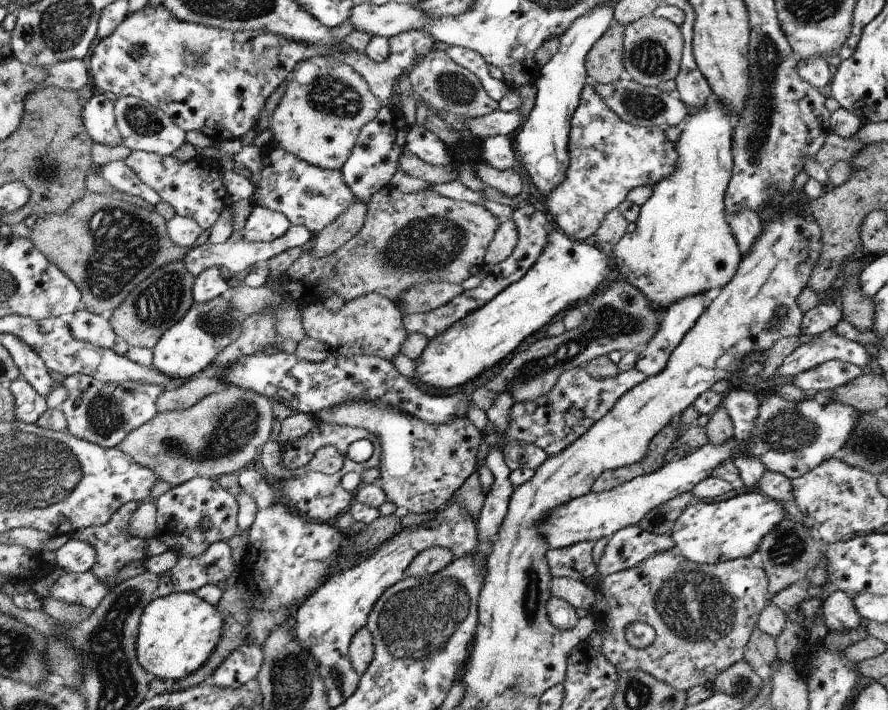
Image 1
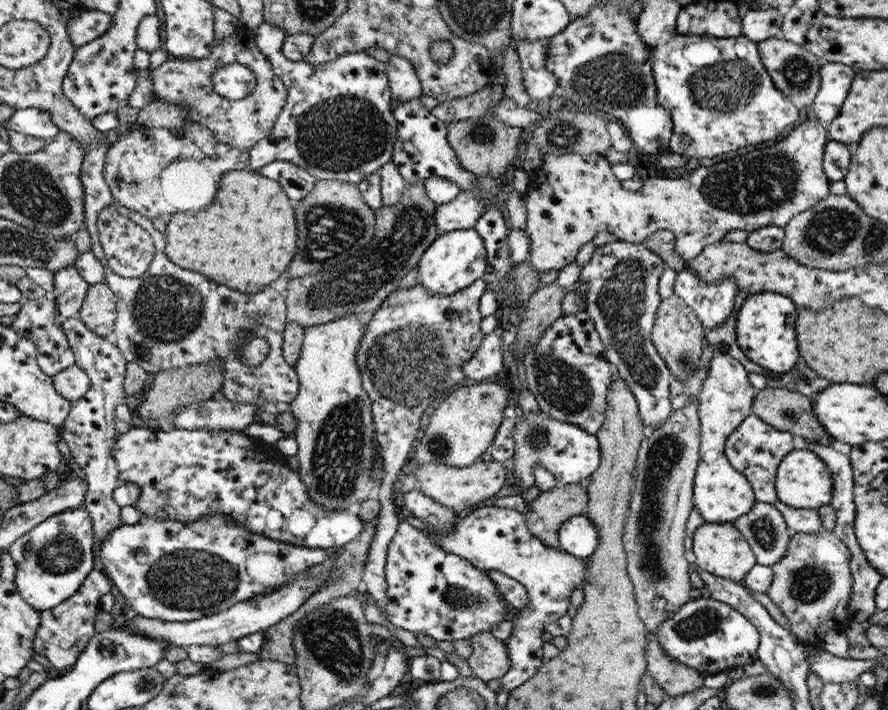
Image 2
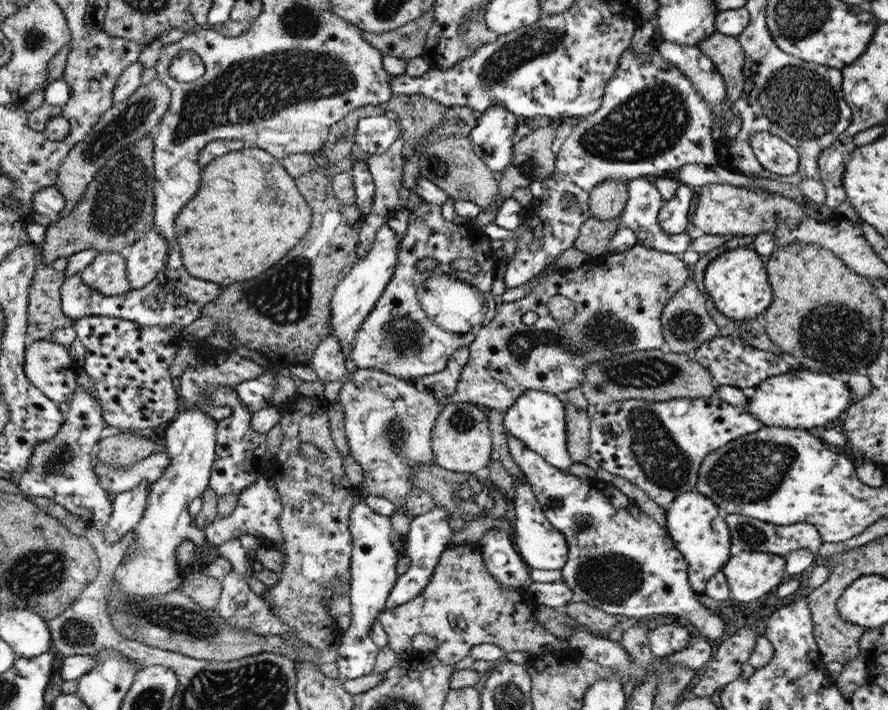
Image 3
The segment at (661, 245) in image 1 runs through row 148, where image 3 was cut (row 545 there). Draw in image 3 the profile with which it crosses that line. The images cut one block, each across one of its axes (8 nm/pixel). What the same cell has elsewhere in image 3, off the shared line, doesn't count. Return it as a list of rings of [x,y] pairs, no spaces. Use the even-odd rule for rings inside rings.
[[[695,490],[679,494],[669,509],[666,511],[667,532],[688,563],[692,590],[704,593],[710,578],[720,572],[731,557],[730,529],[724,520],[724,514],[717,504]]]

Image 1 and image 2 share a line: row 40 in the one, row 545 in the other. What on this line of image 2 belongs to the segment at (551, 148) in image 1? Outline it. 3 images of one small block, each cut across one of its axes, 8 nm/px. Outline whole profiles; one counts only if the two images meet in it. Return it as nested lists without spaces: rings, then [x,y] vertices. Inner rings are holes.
[[[585,514],[568,518],[557,533],[559,548],[576,558],[587,558],[597,549],[597,526]]]

